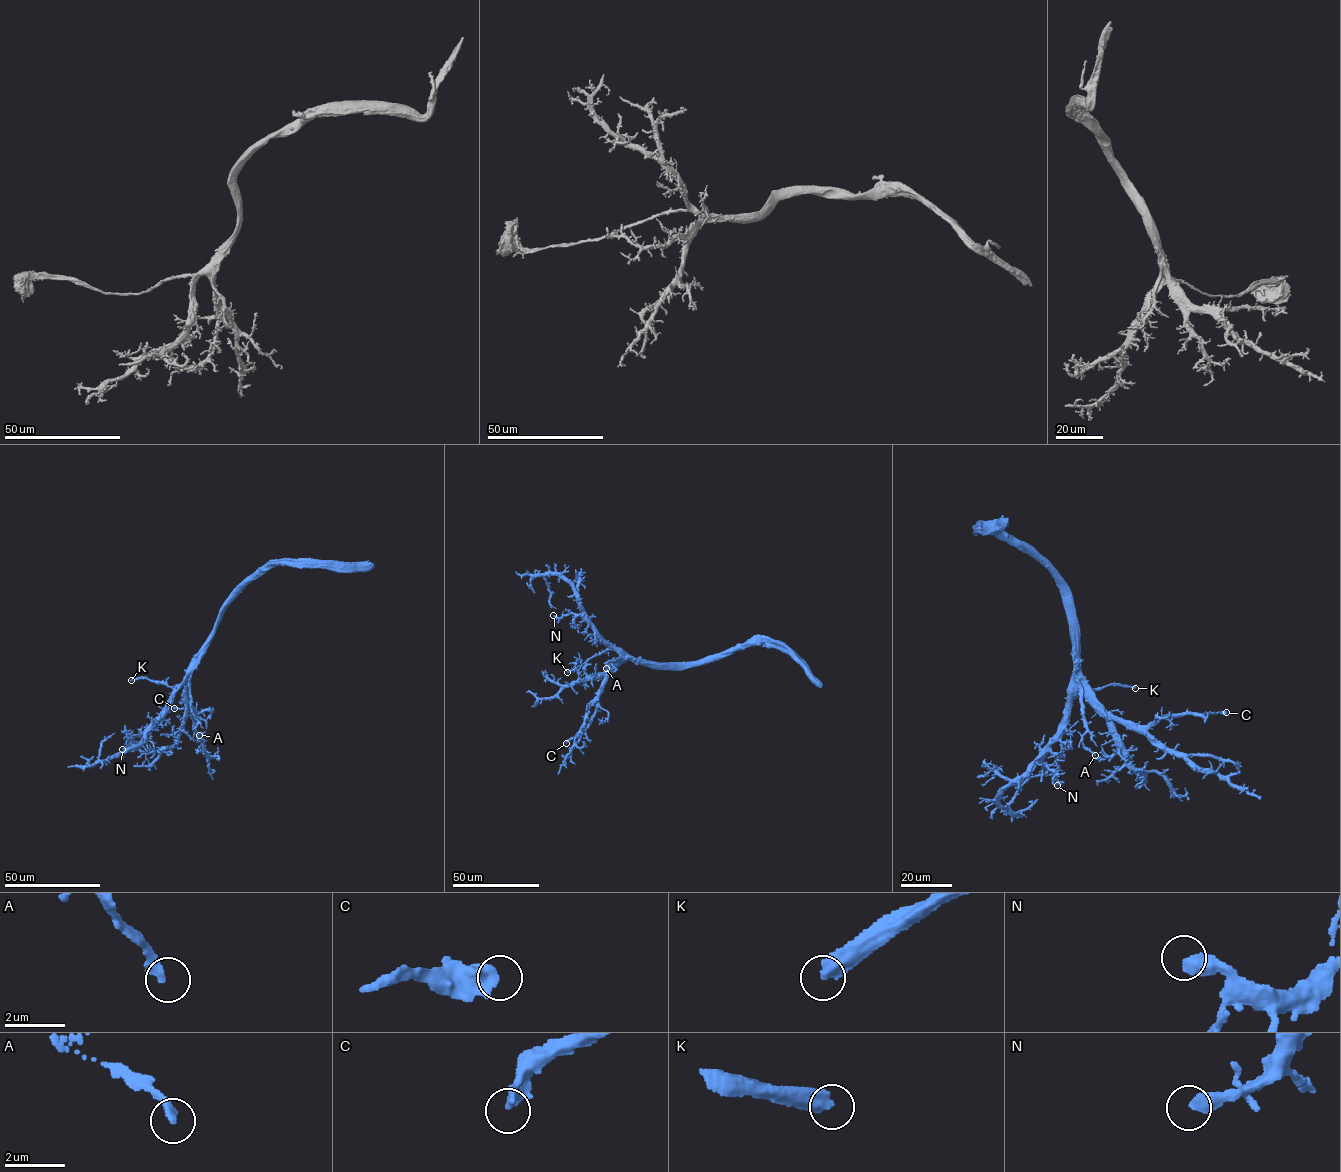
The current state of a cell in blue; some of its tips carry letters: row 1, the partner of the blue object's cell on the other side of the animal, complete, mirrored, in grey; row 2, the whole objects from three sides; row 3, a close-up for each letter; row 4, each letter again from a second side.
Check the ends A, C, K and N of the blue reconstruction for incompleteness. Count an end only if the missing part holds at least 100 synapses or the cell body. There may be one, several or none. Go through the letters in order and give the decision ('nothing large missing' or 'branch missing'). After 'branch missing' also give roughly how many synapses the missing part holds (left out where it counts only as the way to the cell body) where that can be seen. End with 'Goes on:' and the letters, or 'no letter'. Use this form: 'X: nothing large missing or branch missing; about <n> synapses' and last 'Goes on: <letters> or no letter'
A: nothing large missing
C: nothing large missing
K: branch missing
N: nothing large missing
Goes on: K

